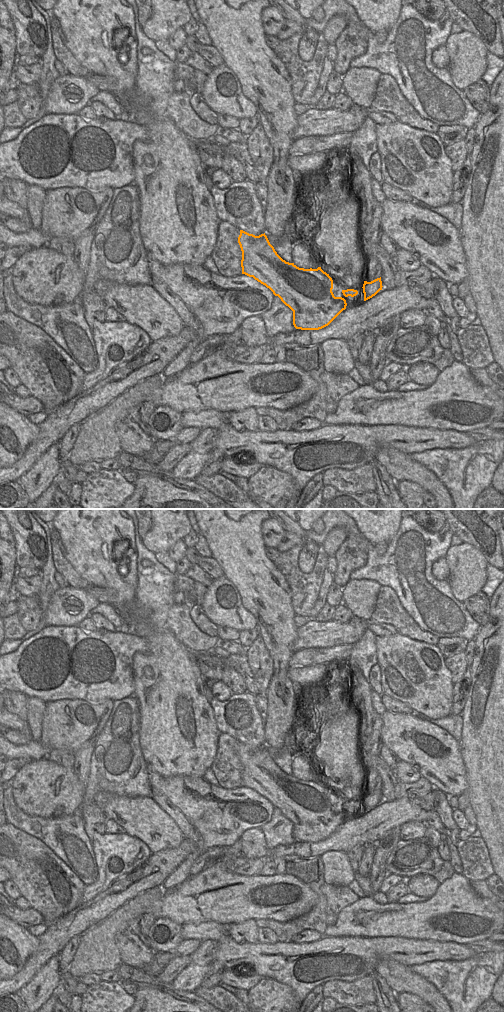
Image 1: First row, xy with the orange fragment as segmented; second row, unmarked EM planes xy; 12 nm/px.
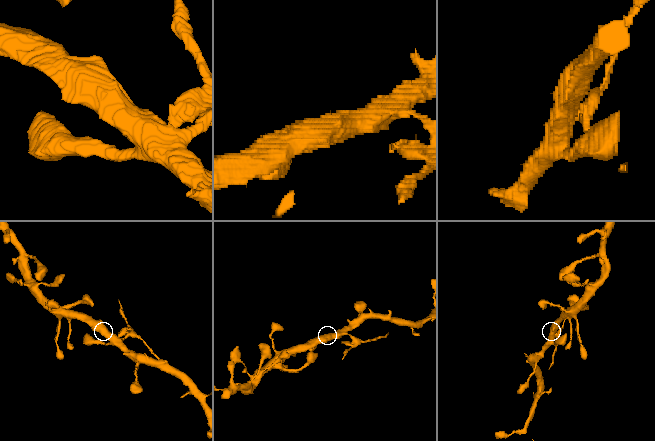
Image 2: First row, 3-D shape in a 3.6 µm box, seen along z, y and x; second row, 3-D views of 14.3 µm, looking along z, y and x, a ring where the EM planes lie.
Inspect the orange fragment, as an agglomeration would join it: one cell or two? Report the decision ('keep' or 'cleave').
cleave

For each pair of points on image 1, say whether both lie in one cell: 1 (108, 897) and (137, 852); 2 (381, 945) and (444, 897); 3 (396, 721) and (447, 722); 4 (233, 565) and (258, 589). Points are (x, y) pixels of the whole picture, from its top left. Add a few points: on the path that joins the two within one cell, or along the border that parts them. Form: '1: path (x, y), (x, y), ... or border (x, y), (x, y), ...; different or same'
1: border (142, 862), (130, 872), (118, 876), (104, 890); different
2: border (368, 937), (412, 937), (415, 940); different
3: border (417, 715), (444, 728), (451, 735); different
4: path (239, 570), (252, 583); same

